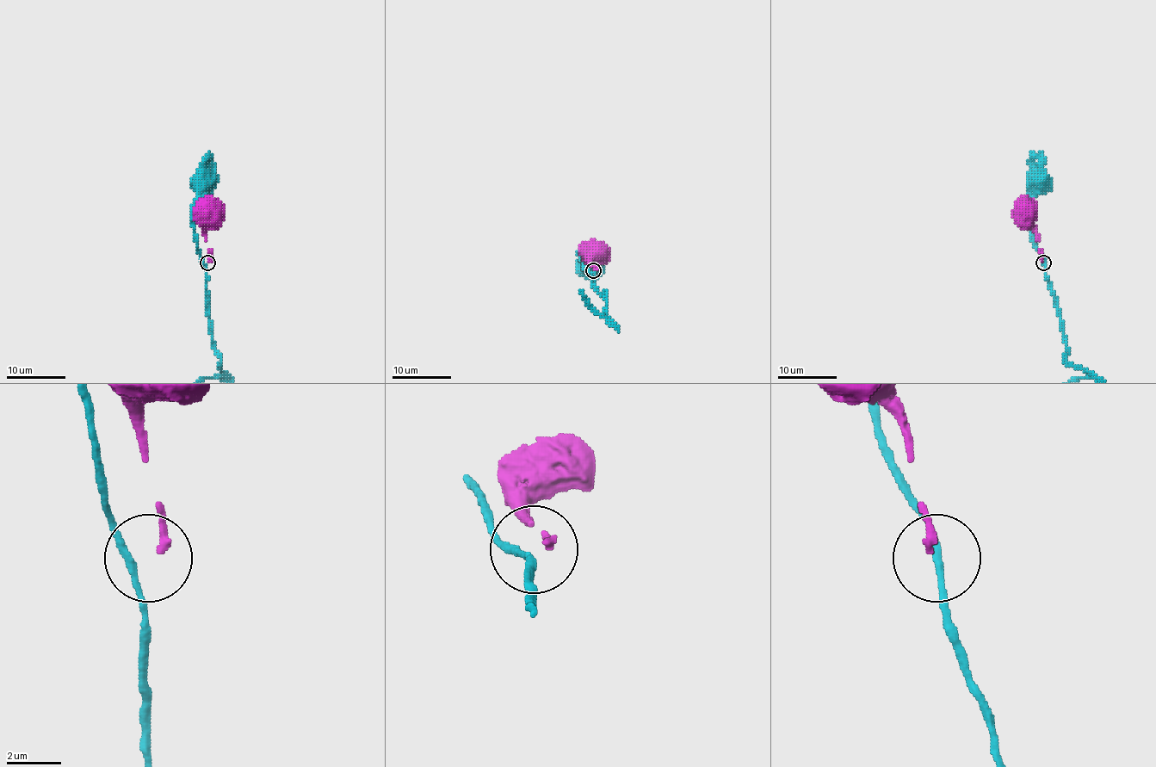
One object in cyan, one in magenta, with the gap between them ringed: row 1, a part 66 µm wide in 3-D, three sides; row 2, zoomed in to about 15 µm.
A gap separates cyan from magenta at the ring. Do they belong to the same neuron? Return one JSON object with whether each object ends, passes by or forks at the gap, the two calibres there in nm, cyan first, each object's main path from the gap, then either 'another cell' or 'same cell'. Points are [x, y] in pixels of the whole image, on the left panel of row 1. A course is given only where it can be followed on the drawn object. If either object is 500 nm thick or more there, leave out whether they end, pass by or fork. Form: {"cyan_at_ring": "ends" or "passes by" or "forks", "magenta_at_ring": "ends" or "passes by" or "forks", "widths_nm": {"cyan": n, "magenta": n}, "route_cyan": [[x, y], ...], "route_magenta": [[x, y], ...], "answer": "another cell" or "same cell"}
{"cyan_at_ring": "passes by", "magenta_at_ring": "ends", "widths_nm": {"cyan": 280, "magenta": 280}, "route_cyan": [[205, 263], [198, 249], [192, 219], [192, 204], [202, 188], [202, 181]], "route_magenta": [[209, 261], [205, 216], [208, 212]], "answer": "another cell"}

